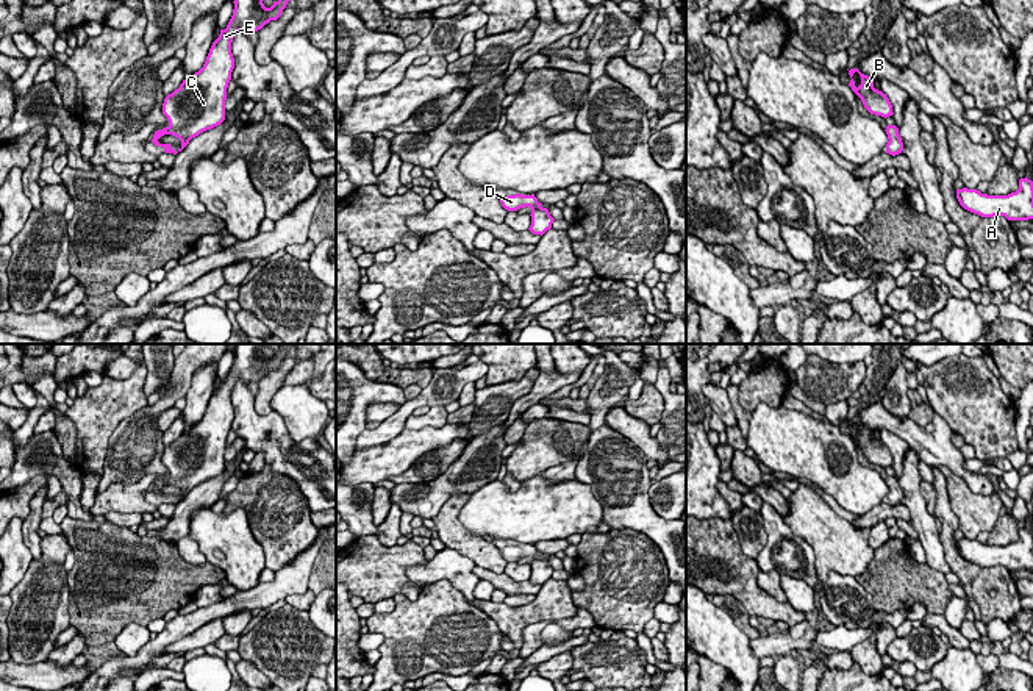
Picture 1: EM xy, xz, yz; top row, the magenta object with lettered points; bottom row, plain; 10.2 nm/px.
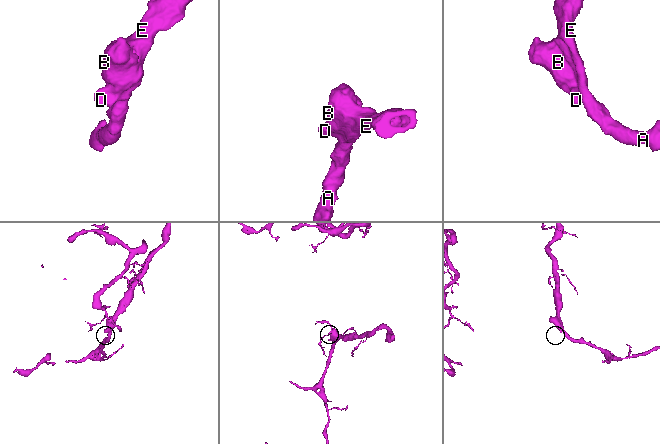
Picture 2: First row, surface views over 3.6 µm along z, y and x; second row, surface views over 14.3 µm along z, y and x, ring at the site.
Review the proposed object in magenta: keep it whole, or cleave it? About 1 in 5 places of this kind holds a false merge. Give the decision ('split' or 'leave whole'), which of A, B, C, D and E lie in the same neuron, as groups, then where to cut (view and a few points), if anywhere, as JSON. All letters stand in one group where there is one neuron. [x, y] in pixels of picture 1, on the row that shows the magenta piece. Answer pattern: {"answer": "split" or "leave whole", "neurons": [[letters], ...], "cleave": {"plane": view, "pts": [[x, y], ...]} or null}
{"answer": "leave whole", "neurons": [["A", "B", "C", "D", "E"]], "cleave": null}

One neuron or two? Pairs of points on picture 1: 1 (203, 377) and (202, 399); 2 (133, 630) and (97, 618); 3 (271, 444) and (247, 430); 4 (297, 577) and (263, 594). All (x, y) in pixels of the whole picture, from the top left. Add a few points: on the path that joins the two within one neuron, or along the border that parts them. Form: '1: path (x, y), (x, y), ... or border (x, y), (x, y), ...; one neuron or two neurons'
1: path (203, 382), (202, 394); one neuron
2: border (146, 626), (128, 622), (110, 646); two neurons
3: path (264, 440), (253, 430); one neuron
4: path (289, 580), (271, 591); one neuron

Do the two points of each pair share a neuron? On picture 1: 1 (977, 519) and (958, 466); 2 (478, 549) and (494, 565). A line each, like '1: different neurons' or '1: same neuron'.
1: different neurons
2: same neuron

